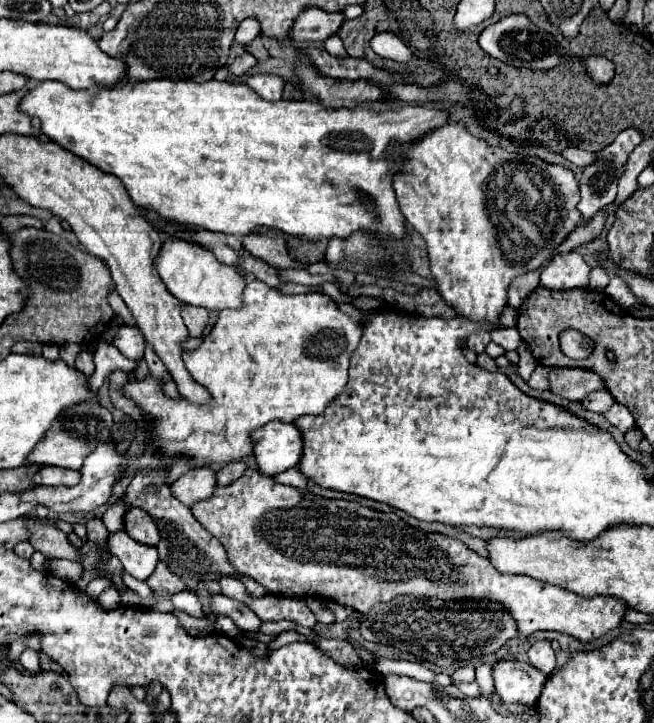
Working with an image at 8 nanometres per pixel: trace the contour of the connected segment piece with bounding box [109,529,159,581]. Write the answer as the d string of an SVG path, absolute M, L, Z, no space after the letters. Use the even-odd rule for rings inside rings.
M125 529L109 535L109 549L115 557L121 559L125 571L141 581L145 581L153 573L155 563L159 559L155 547L139 545L135 539L127 537Z

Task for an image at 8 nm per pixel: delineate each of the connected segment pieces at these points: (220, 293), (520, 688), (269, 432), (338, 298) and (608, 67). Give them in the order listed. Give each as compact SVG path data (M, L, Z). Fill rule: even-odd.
M167 237L161 245L159 255L155 257L155 269L165 283L165 287L187 305L201 305L207 309L227 309L241 305L241 293L245 287L245 277L235 269L219 263L215 255L203 245L195 245L193 241Z
M497 661L493 665L495 693L503 703L535 705L547 675L535 669L531 663L521 661Z
M269 421L253 433L253 443L253 455L265 475L277 475L295 467L303 455L303 435L295 423Z
M325 282L321 285L321 292L329 295L337 303L350 303L351 298L348 294L342 294L335 284Z
M587 57L585 65L587 65L587 73L591 73L591 77L599 83L609 83L615 73L613 63L607 61L605 57Z

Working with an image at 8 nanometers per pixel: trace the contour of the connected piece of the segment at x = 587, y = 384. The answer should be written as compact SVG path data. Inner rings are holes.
M553 369L551 371L551 391L571 399L571 401L579 401L585 395L593 393L593 391L601 391L607 385L603 385L603 379L597 377L595 371L591 369Z

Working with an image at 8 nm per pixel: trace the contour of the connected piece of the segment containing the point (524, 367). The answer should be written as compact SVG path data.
M521 341L521 345L519 345L517 353L519 353L519 357L521 357L517 373L519 373L519 375L525 379L525 381L527 381L527 379L531 377L531 373L535 371L535 367L537 367L537 359L533 357L531 347L527 347L527 343L525 343L525 341Z

